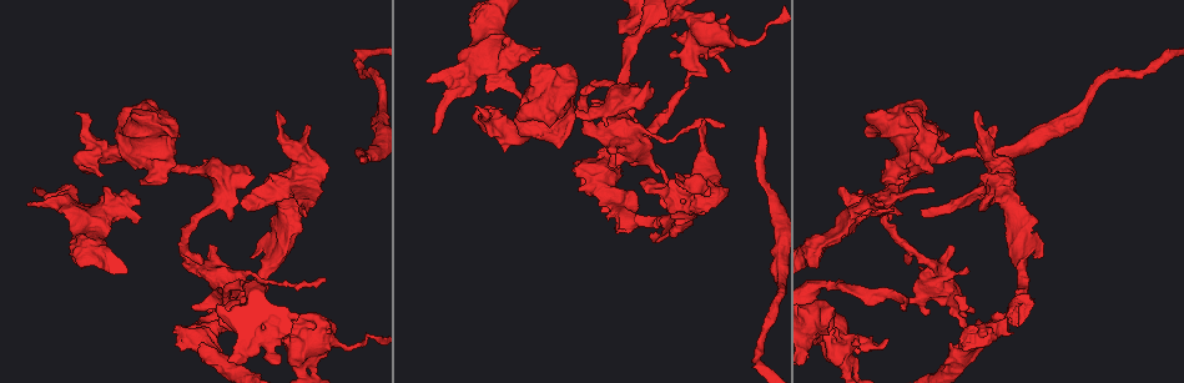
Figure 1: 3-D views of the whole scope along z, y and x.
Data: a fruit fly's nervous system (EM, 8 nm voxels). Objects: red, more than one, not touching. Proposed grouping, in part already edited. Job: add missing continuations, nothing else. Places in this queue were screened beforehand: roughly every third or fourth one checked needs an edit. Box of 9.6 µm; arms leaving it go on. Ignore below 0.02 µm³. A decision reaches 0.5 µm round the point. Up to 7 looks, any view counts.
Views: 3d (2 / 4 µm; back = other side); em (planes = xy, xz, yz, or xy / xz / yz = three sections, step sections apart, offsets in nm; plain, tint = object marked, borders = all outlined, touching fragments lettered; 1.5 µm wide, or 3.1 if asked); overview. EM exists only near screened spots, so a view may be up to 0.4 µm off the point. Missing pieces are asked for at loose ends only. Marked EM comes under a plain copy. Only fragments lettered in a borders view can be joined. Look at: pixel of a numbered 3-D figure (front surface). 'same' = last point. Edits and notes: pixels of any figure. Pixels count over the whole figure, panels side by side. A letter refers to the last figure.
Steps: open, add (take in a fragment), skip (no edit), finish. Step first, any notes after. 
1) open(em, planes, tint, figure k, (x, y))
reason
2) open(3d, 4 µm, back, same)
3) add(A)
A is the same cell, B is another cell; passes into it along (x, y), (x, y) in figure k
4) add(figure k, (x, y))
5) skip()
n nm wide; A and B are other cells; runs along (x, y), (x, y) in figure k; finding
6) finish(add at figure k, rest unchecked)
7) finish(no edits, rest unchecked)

open(em, xy, step 8, borders, figure 1, (762, 126))
an open end

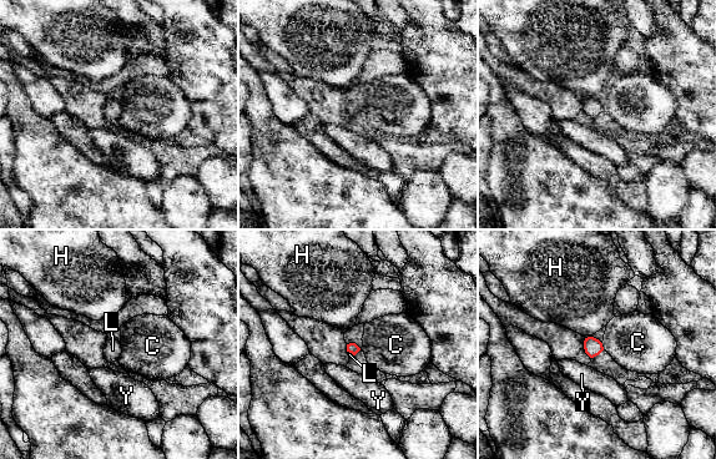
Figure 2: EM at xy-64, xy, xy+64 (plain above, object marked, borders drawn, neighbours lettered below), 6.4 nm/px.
open(em, planes, borders, same)

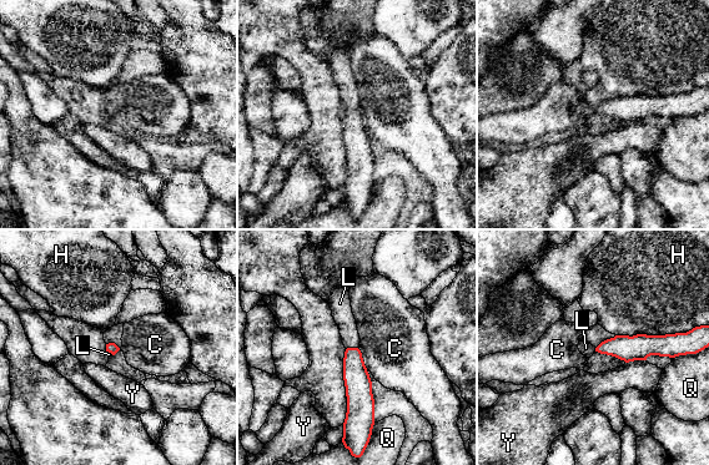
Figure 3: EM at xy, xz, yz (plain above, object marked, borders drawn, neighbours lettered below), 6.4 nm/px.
add(L)
L is the same cell, C, H, Q and Y are other cells; passes into it along (357, 382), (351, 348), (342, 313) in figure 3; the neuron continues

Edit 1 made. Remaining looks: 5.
open(overview)
redraw

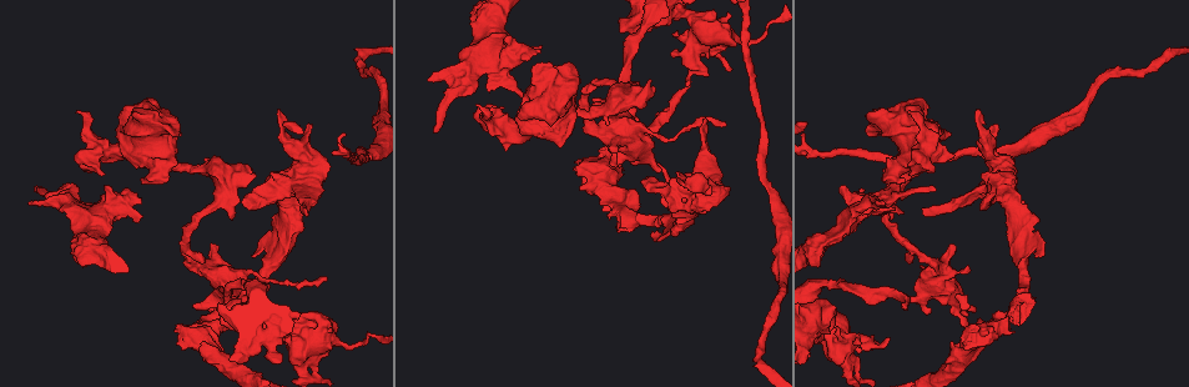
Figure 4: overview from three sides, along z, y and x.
open(3d, 4 µm, back, figure 4, (645, 180))
free end

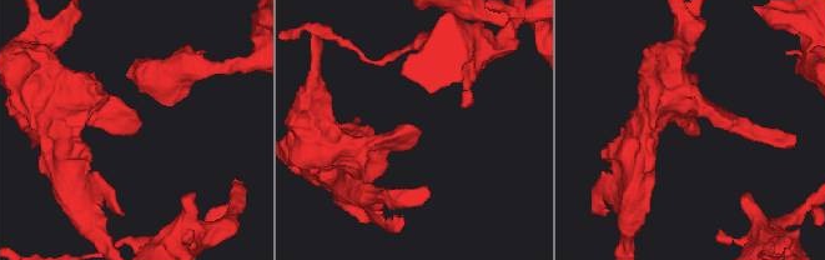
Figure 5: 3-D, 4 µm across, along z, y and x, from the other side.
open(em, planes, borders, figure 5, (418, 129))

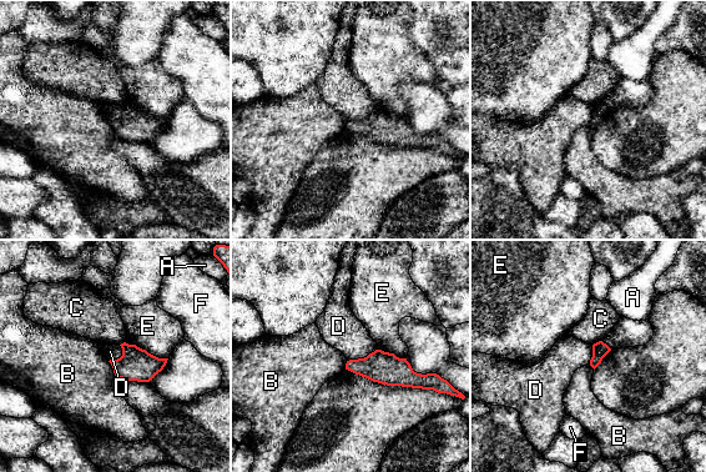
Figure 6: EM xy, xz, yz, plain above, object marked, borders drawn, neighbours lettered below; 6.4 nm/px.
skip()
100 nm wide; A, B, C, D, E and F are other cells; border along (377, 349), (363, 357), (348, 361) in figure 6; no lettered fragment goes on from it

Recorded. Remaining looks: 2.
open(em, planes, borders, figure 4, (179, 341))
an open end

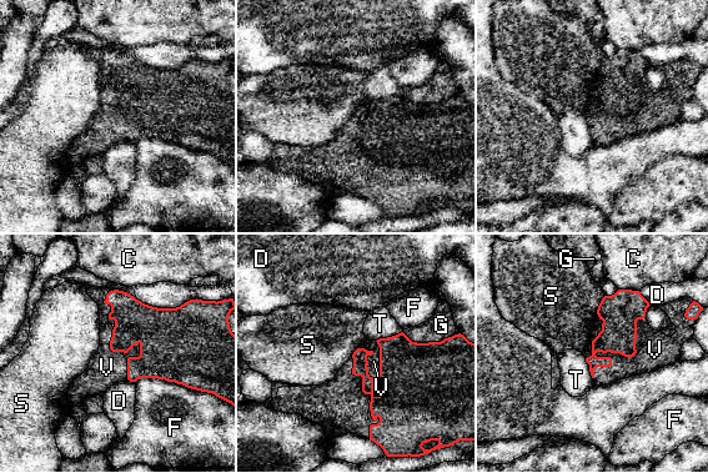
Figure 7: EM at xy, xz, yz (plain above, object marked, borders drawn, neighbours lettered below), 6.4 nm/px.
add(V)
V is the same cell, C, D, F, G, S and T are other cells; passes into it along (135, 322), (115, 351), (106, 367) in figure 7; the neuron continues

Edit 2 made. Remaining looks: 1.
finish(add at figure 3, add at figure 7, rest unchecked)

